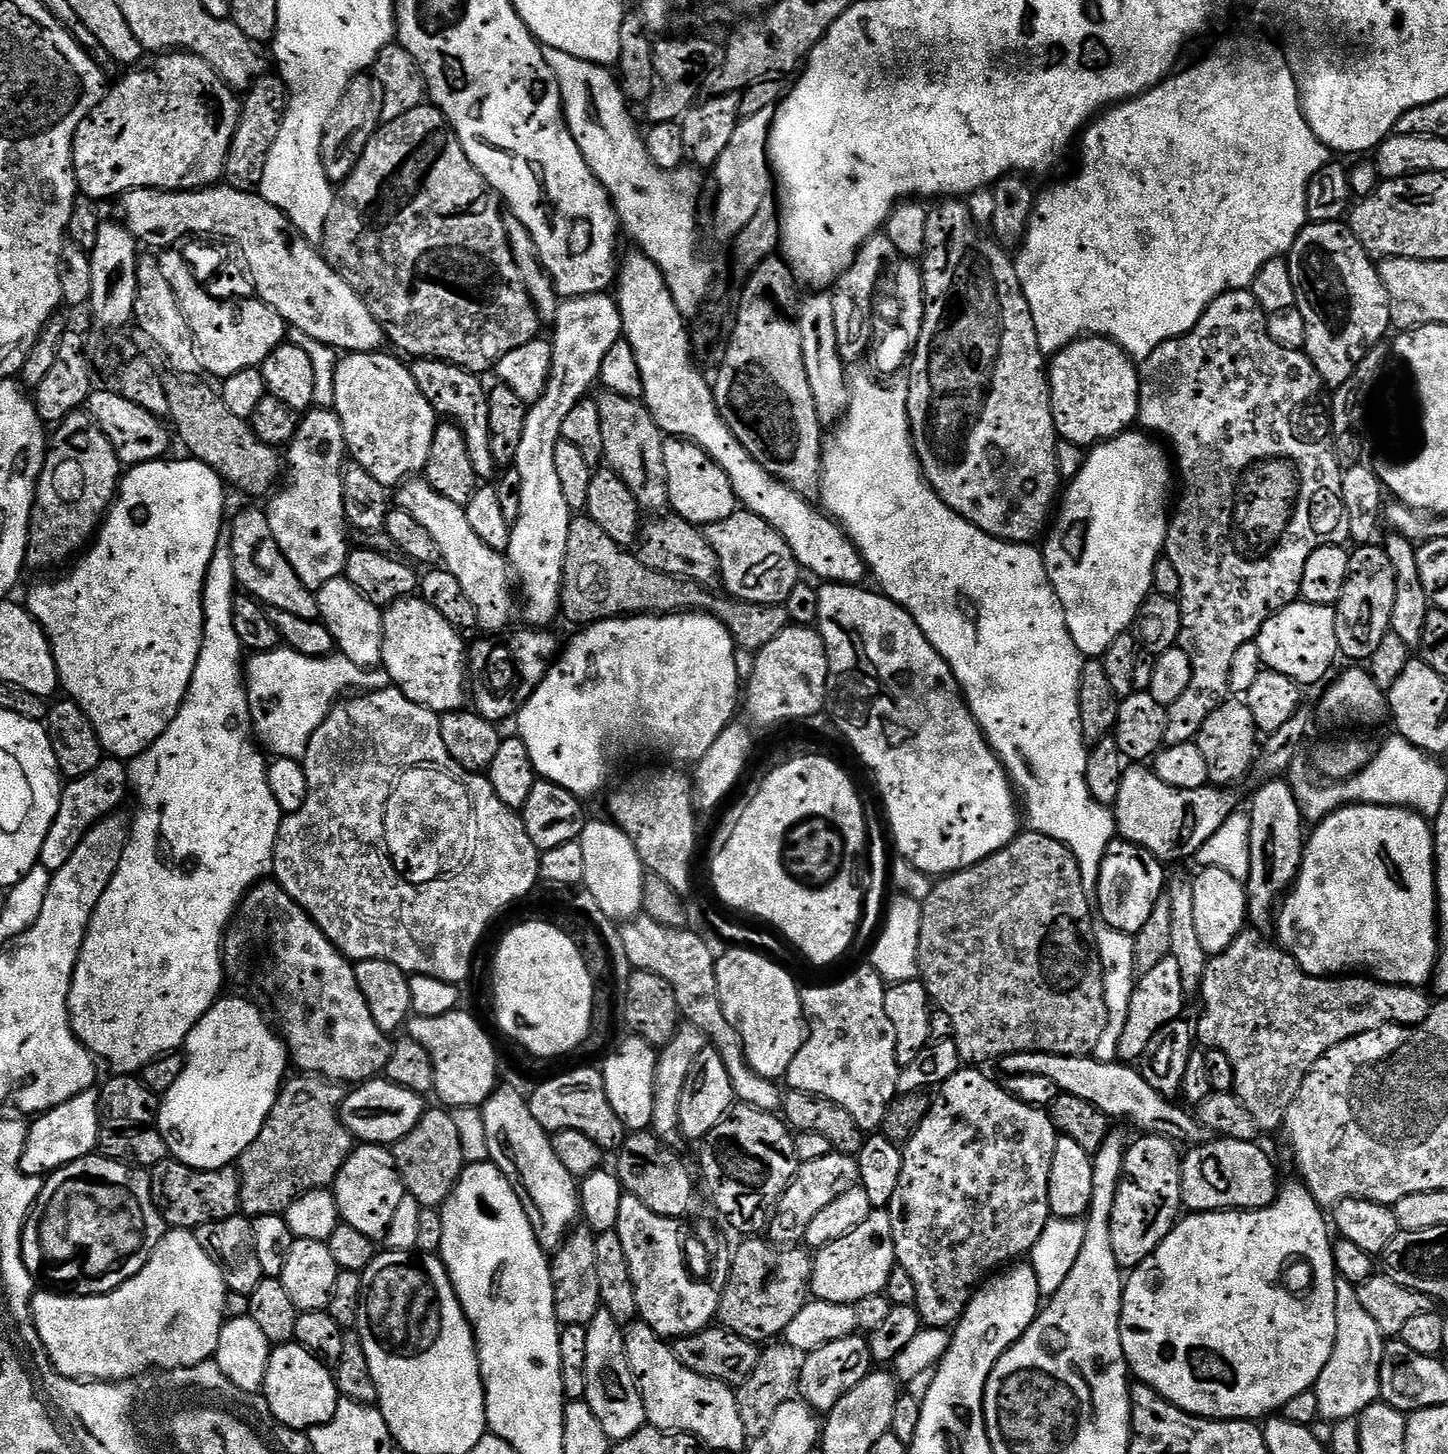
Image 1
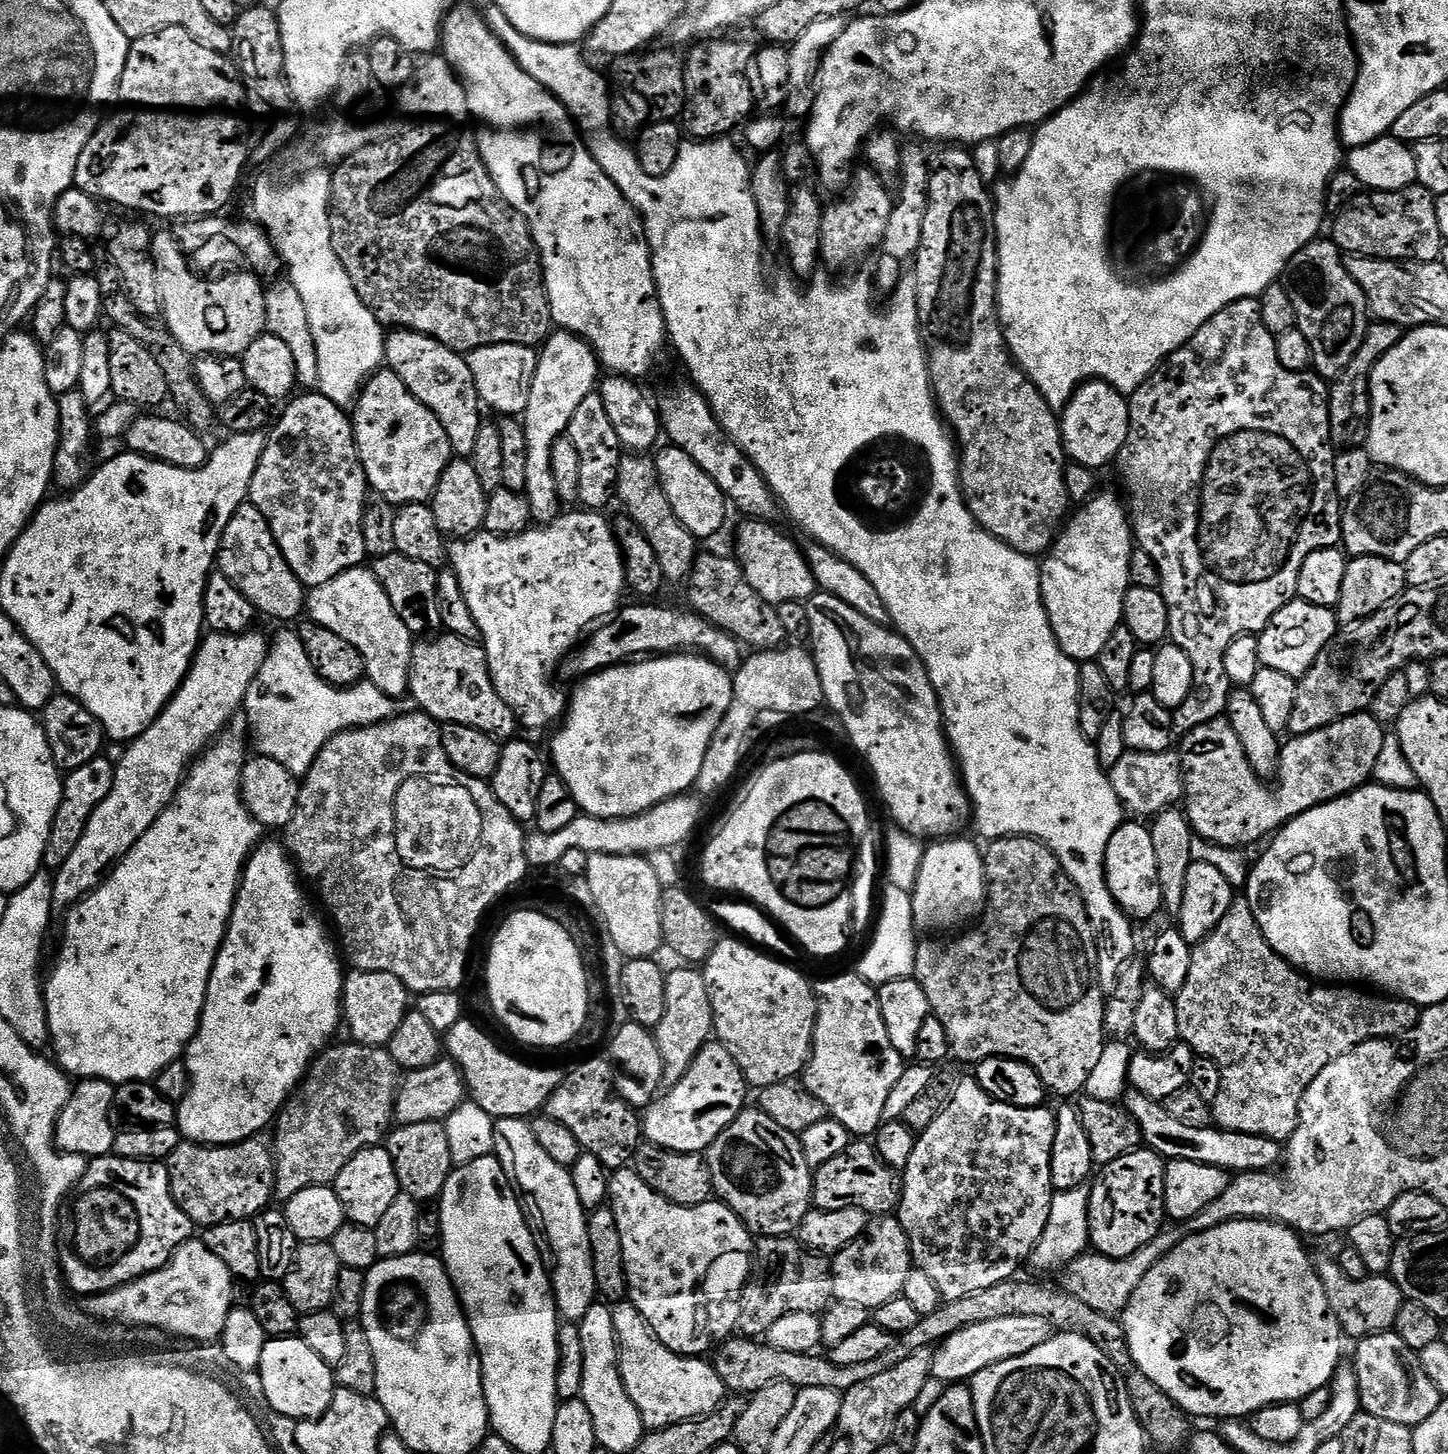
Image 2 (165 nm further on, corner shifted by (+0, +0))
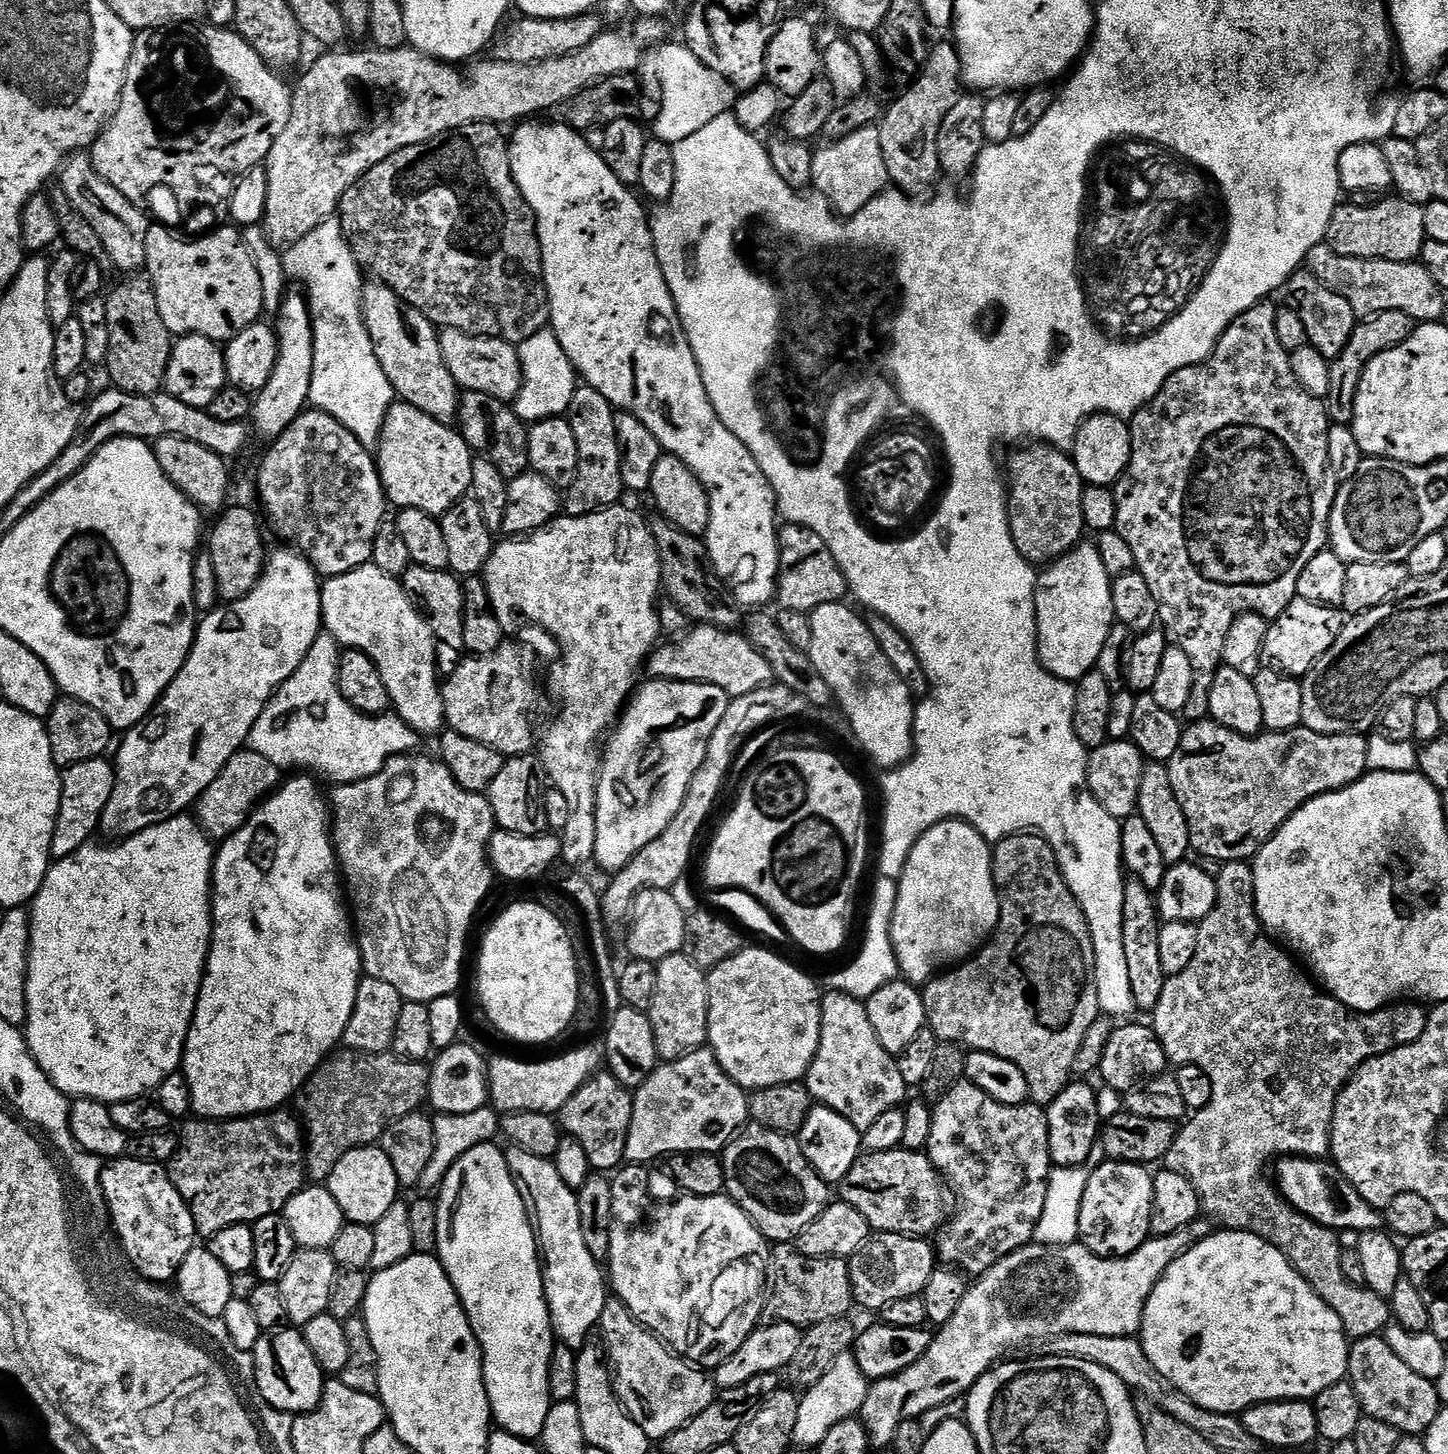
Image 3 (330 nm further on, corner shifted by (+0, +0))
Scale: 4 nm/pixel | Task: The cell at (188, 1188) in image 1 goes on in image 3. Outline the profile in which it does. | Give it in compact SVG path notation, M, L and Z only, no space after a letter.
M273 1110L271 1112L262 1112L259 1116L242 1116L234 1120L206 1120L203 1118L192 1118L183 1125L183 1127L185 1126L184 1132L181 1131L179 1133L180 1148L176 1152L176 1157L174 1157L166 1167L168 1170L168 1177L174 1182L178 1194L182 1194L182 1198L186 1202L186 1206L190 1210L190 1214L196 1223L196 1231L201 1237L211 1238L230 1226L238 1226L239 1224L251 1226L258 1223L262 1218L283 1213L286 1202L290 1202L290 1198L294 1194L298 1194L301 1188L305 1187L306 1137L304 1135L304 1125L298 1119L295 1111L288 1111L289 1110Z

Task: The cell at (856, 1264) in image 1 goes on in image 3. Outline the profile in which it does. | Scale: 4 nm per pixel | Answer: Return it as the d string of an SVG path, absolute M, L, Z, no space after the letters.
M873 1231L866 1242L848 1260L852 1299L870 1311L879 1313L898 1298L918 1296L926 1290L930 1274L938 1266L938 1257L927 1239L903 1236L897 1232Z

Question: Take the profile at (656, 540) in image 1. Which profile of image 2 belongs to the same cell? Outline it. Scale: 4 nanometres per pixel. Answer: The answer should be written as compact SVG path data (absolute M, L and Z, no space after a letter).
M712 552L706 553L705 556L704 553L697 555L690 577L691 611L730 633L741 645L748 647L749 644L749 649L767 650L781 647L786 640L782 630L782 618L778 618L776 608L767 604L758 594L758 590L754 590L750 582L746 582L739 559L729 556L715 556Z

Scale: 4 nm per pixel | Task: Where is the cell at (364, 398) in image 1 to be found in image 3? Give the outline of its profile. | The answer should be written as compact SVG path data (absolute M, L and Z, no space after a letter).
M394 402L388 408L382 422L380 443L374 449L374 459L387 503L396 504L397 509L413 508L439 518L450 511L459 500L465 499L472 486L474 452L464 441L464 437L455 427L438 422L430 418L430 414L422 414L422 410L403 402Z

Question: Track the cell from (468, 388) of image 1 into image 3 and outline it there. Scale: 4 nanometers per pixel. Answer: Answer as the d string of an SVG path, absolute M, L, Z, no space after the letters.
M368 282L363 285L360 294L360 314L370 334L370 342L374 342L374 354L378 354L378 362L390 382L393 393L403 403L422 410L422 414L430 414L430 418L443 424L455 425L460 410L462 389L450 374L450 370L446 370L436 325L430 323L417 308L411 308L402 297L394 294L394 290L379 282Z

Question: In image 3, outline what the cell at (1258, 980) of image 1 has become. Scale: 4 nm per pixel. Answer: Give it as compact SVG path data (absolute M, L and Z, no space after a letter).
M1229 860L1221 863L1220 872L1215 877L1216 905L1214 910L1210 910L1210 914L1206 914L1204 920L1199 921L1198 950L1194 954L1194 959L1191 960L1190 966L1186 966L1186 970L1182 970L1182 974L1169 976L1166 986L1162 990L1162 999L1159 1000L1156 1009L1150 1013L1150 1027L1156 1033L1156 1037L1162 1042L1164 1052L1168 1056L1169 1061L1176 1066L1182 1064L1198 1065L1212 1083L1210 1102L1183 1125L1185 1128L1181 1127L1177 1131L1174 1146L1170 1146L1170 1150L1163 1158L1163 1167L1169 1172L1183 1172L1190 1182L1190 1186L1194 1186L1194 1190L1198 1194L1200 1206L1205 1217L1211 1218L1217 1225L1223 1226L1225 1229L1249 1232L1274 1245L1291 1262L1294 1270L1298 1270L1298 1274L1302 1274L1302 1278L1306 1278L1306 1282L1315 1290L1318 1298L1322 1298L1322 1302L1326 1302L1326 1306L1330 1306L1330 1310L1334 1310L1334 1314L1338 1314L1338 1318L1344 1327L1345 1336L1352 1340L1361 1340L1367 1336L1379 1336L1392 1320L1392 1309L1389 1301L1383 1296L1374 1294L1368 1288L1359 1288L1348 1281L1346 1274L1342 1274L1342 1262L1340 1261L1342 1249L1339 1235L1333 1232L1331 1228L1314 1222L1309 1216L1304 1216L1294 1206L1290 1206L1288 1201L1280 1195L1279 1187L1269 1177L1269 1181L1264 1177L1264 1167L1268 1163L1271 1165L1277 1158L1291 1155L1309 1158L1327 1157L1332 1147L1334 1106L1336 1105L1338 1094L1344 1089L1345 1082L1367 1060L1372 1060L1375 1056L1380 1056L1384 1052L1391 1052L1393 1048L1400 1048L1403 1044L1413 1044L1415 1040L1422 1038L1422 1030L1426 1030L1428 1012L1425 1009L1420 1009L1423 1007L1416 1002L1397 1002L1389 1004L1386 1008L1379 1008L1376 1012L1354 1012L1350 1008L1345 1008L1343 1004L1339 1004L1327 992L1317 987L1307 975L1304 977L1300 973L1301 965L1299 963L1296 965L1291 960L1293 957L1273 937L1265 933L1264 926L1260 923L1260 915L1256 913L1256 891L1254 890L1252 864L1242 860Z

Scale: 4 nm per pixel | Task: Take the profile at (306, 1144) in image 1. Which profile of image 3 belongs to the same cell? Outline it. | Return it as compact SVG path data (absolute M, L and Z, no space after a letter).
M391 1051L333 1052L298 1093L298 1116L306 1137L307 1179L327 1182L334 1166L350 1150L375 1145L398 1118L421 1111L429 1086L429 1065L419 1060L403 1060Z

